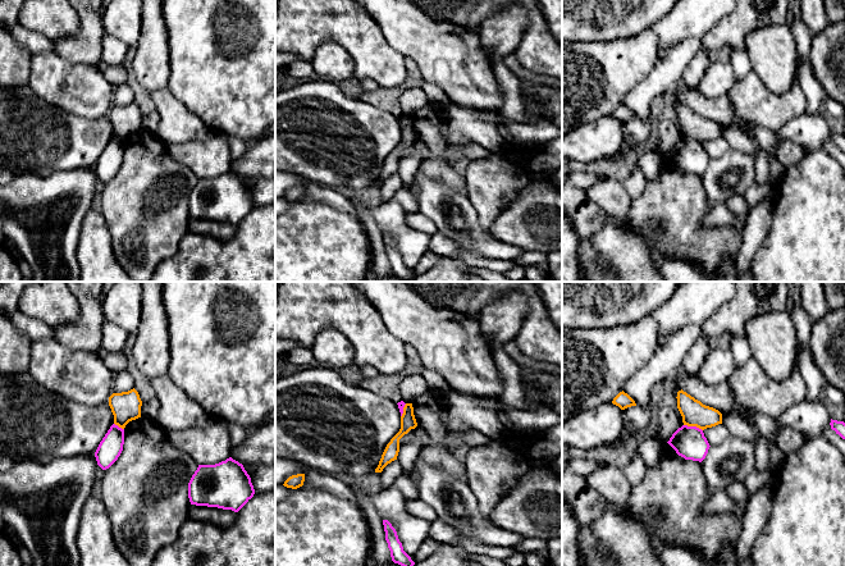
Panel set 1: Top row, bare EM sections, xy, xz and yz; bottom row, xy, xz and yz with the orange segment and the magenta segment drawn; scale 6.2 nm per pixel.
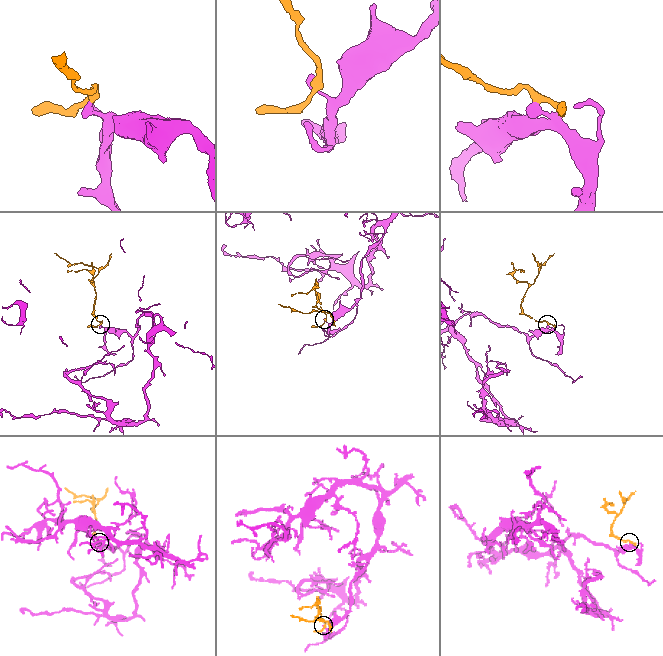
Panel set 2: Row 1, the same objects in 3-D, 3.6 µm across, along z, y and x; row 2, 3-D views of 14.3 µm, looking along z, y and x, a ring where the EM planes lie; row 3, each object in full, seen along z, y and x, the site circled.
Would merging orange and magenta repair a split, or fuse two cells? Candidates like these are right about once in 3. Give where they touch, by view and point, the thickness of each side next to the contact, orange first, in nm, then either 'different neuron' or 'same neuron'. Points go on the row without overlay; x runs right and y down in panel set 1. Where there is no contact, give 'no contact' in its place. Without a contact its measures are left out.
yz (693, 138) | 160/200 nm | different neuron

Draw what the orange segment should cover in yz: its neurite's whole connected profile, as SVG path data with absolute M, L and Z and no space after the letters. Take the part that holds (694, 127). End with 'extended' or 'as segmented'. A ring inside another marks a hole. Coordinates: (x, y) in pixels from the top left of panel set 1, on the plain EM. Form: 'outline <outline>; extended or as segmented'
outline M682 102L677 105L676 111L684 138L704 143L722 137L722 127L718 123L703 118Z; as segmented

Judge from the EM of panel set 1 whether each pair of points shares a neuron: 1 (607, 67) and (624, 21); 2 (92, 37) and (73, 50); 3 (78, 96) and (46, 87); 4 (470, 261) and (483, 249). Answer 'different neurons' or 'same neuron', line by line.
1: different neurons
2: same neuron
3: same neuron
4: different neurons

